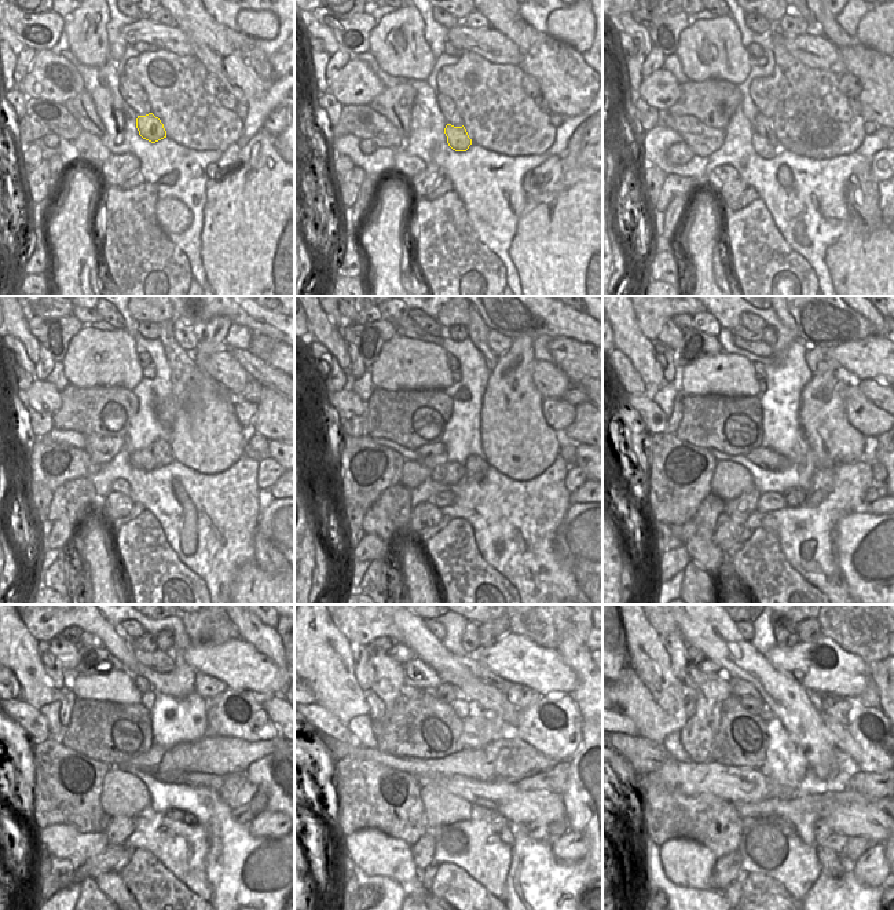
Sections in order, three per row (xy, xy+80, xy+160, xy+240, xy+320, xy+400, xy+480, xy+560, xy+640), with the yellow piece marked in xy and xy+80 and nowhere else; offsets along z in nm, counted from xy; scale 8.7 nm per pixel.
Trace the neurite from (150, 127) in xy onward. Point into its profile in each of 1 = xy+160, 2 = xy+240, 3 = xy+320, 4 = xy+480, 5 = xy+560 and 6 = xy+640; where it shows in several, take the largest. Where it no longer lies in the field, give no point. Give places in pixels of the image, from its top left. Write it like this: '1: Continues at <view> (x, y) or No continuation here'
1: Continues at xy+160 (762, 147)
2: Continues at xy+240 (143, 459)
3: Continues at xy+320 (446, 474)
4: Continues at xy+480 (120, 828)
5: Continues at xy+560 (422, 851)
6: Continues at xy+640 (726, 869).

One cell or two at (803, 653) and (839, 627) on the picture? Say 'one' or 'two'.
two

